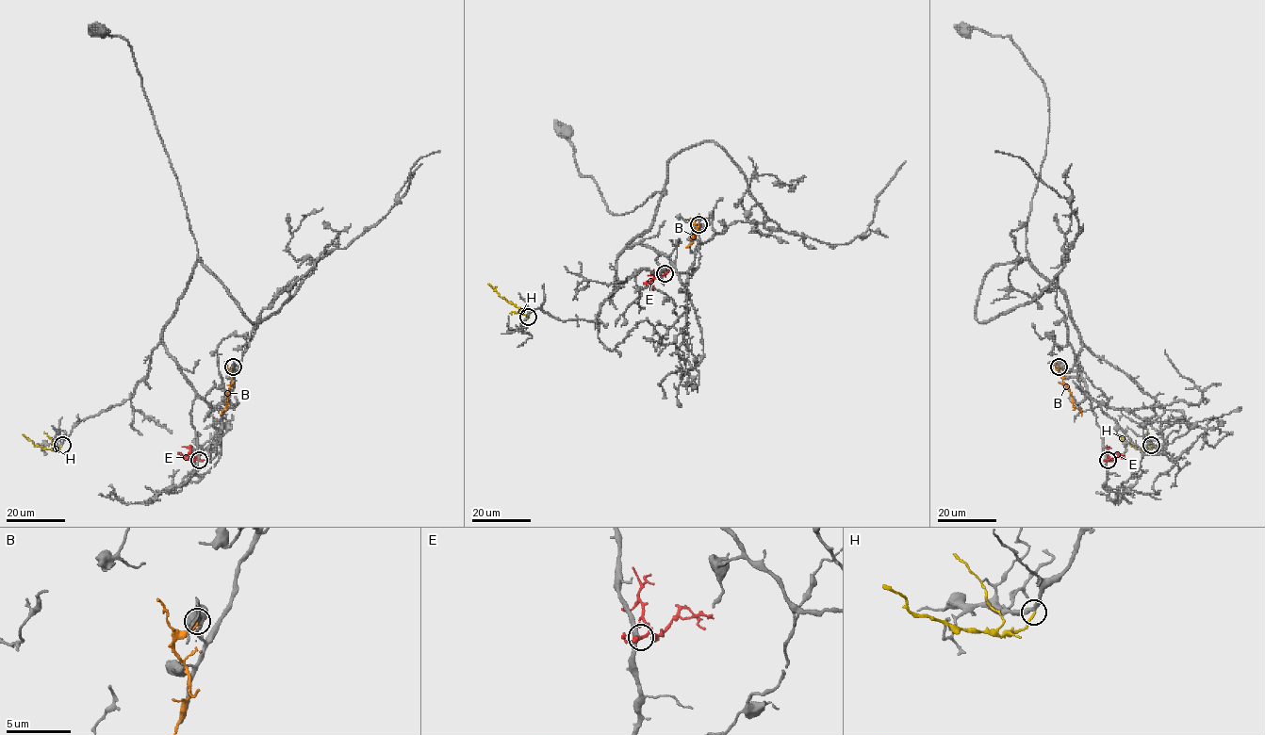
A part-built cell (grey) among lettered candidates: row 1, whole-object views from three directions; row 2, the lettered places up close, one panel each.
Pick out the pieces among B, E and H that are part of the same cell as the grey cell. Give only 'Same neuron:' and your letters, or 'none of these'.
Same neuron: H

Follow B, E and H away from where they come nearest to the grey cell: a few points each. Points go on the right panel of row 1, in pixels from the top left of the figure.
B: (1059, 367), (1073, 405), (1082, 412), (1082, 416)
E: (1108, 460), (1118, 453), (1122, 458)
H: (1151, 445), (1149, 449), (1137, 449), (1118, 434)

